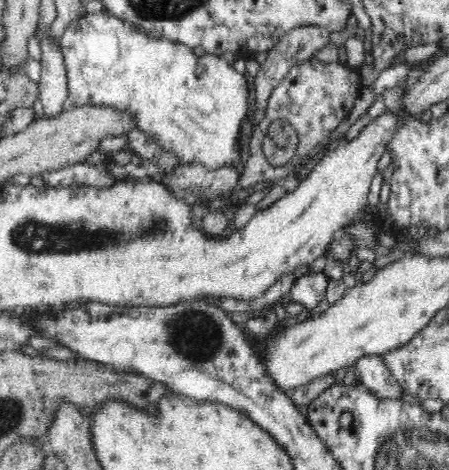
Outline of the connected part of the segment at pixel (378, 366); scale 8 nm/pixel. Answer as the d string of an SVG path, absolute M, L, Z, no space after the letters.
M369 355L367 358L360 358L355 366L360 371L359 379L374 396L382 399L402 399L405 394L403 386L387 370L383 357Z

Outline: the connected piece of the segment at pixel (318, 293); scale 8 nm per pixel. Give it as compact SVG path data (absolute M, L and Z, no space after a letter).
M323 271L308 272L306 275L299 276L289 291L290 298L311 310L325 299L328 281L329 278Z

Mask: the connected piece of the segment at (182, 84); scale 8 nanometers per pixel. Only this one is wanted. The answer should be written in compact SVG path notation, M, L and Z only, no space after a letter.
M106 9L95 13L87 13L84 17L72 23L64 31L61 37L60 47L62 56L64 57L64 66L66 67L67 74L67 87L69 88L68 106L111 106L116 109L131 110L136 114L137 129L145 131L153 136L161 146L166 150L173 151L180 159L180 164L200 164L206 166L208 170L218 170L219 167L225 167L227 163L236 163L238 174L241 174L243 166L247 161L244 153L239 149L240 144L238 138L241 130L240 124L246 120L246 113L250 110L250 89L247 74L240 74L228 63L224 56L210 54L204 52L202 56L194 55L193 49L189 46L180 45L178 42L163 40L162 38L151 38L144 32L140 32L138 28L132 26L129 22L123 21L111 15Z

